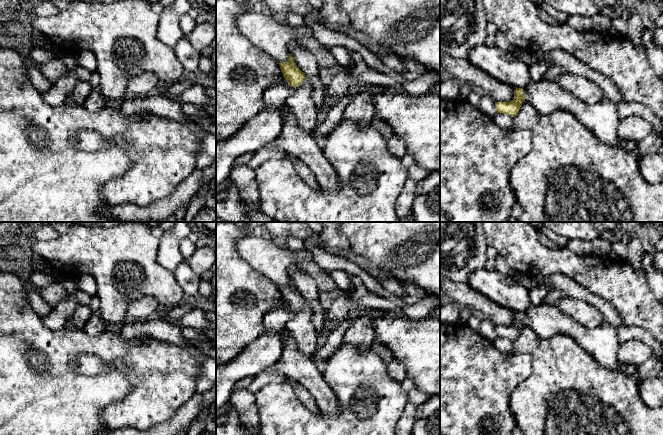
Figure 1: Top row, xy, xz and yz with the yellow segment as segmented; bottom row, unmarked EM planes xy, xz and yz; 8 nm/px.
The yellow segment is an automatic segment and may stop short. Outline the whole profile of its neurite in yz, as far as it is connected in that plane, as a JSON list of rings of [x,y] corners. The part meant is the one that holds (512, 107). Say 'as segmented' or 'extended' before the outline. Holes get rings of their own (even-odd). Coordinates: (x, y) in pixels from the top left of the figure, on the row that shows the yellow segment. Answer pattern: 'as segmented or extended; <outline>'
extended; [[[532,81],[524,88],[516,88],[513,100],[495,102],[496,112],[514,117],[524,101],[542,115],[557,110],[569,111],[608,146],[627,151],[637,149],[637,142],[619,137],[617,105],[605,97],[598,103],[586,104],[554,81]]]

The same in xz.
extended; [[[291,54],[287,62],[278,64],[288,85],[295,88],[293,94],[287,99],[286,105],[293,111],[297,125],[311,133],[317,124],[318,115],[312,98],[313,87],[309,79],[297,67]]]

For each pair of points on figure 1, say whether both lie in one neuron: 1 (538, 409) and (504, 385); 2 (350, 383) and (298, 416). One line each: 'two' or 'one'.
1: two
2: one

